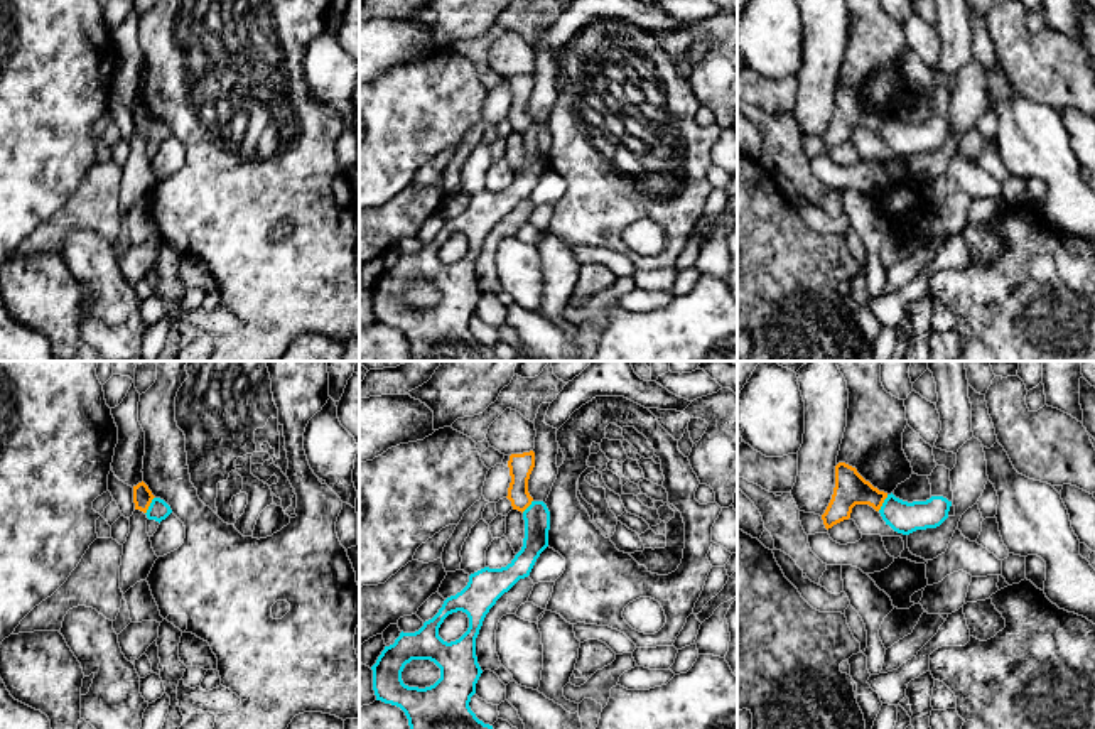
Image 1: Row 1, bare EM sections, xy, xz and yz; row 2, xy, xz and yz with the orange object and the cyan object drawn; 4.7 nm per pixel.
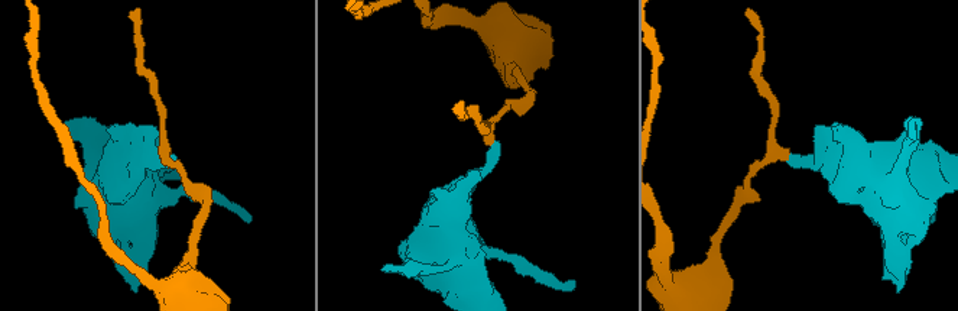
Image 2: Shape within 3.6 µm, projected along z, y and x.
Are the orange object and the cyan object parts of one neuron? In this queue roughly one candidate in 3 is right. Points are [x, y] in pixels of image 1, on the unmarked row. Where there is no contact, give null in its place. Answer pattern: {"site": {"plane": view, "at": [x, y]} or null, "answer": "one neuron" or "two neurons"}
{"site": {"plane": "xy", "at": [149, 127]}, "answer": "two neurons"}

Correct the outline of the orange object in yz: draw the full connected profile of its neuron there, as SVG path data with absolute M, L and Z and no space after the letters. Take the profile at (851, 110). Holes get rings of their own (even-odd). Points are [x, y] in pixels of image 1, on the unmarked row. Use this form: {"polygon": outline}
{"polygon": "M839 84L835 88L833 116L822 137L823 147L828 152L844 142L849 142L855 127L869 127L879 133L886 120L887 115L874 110L855 89Z"}

